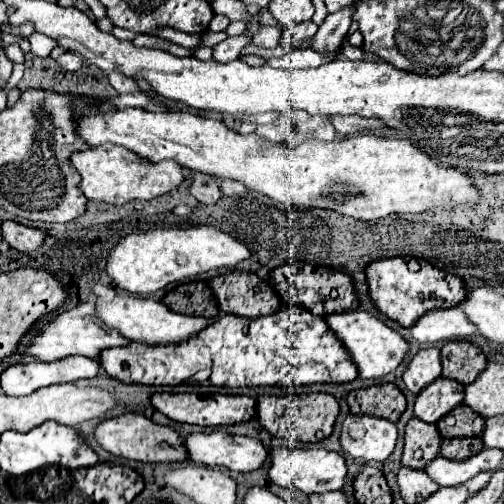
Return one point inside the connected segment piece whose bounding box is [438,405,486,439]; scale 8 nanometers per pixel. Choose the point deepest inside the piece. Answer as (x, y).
(468, 424)

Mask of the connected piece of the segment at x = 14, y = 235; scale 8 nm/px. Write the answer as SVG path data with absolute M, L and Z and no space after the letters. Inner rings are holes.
M4 221L2 223L2 237L12 249L16 249L20 253L30 253L44 241L46 235L40 229L24 227L14 221Z

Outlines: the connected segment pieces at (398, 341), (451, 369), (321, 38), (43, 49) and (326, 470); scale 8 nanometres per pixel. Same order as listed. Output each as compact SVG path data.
M346 311L340 315L330 315L326 317L326 321L330 329L338 335L338 339L344 343L352 359L356 361L362 379L378 379L392 373L402 363L410 349L408 341L400 333L396 333L386 323L382 323L380 319L366 311Z
M450 341L442 347L442 377L470 385L488 365L486 355L468 341Z
M342 9L340 13L332 13L326 17L324 25L318 29L318 33L312 39L312 49L318 53L334 53L340 51L346 33L352 23L352 13L348 9Z
M34 33L30 37L30 45L32 45L32 53L38 55L38 57L48 57L50 51L58 45L52 37L44 35L44 33Z
M310 447L310 449L270 449L272 451L272 467L270 467L270 479L282 487L292 487L298 491L310 493L326 493L326 491L338 491L344 487L346 481L346 459L340 453Z

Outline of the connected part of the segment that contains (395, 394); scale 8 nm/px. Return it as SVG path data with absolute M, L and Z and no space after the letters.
M384 383L352 391L348 405L352 415L372 415L396 423L406 411L406 397L394 383Z

